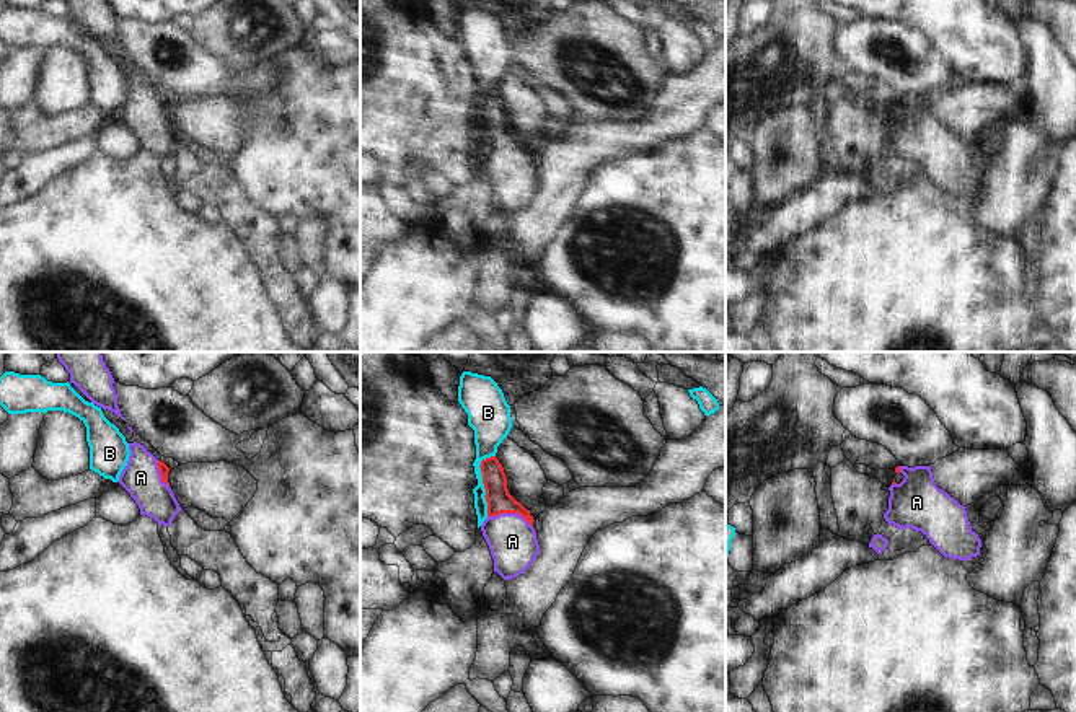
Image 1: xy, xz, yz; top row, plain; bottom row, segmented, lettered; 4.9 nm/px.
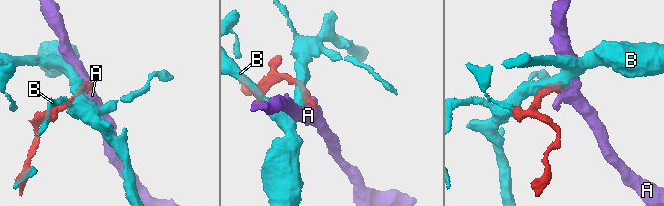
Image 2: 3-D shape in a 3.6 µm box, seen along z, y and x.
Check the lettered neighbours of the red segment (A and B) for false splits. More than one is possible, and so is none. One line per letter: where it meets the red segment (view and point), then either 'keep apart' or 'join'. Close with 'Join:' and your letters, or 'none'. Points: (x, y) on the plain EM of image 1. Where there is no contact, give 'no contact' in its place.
A: xz (511, 147) | join
B: xz (483, 118) | keep apart
Join: A

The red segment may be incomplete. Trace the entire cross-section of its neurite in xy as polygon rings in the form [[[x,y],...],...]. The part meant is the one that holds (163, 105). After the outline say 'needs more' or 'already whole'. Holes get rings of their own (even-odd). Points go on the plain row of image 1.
[[[129,78],[129,96],[119,111],[119,119],[130,129],[140,150],[170,161],[181,142],[170,122],[170,103],[157,94],[143,80]]]; needs more

